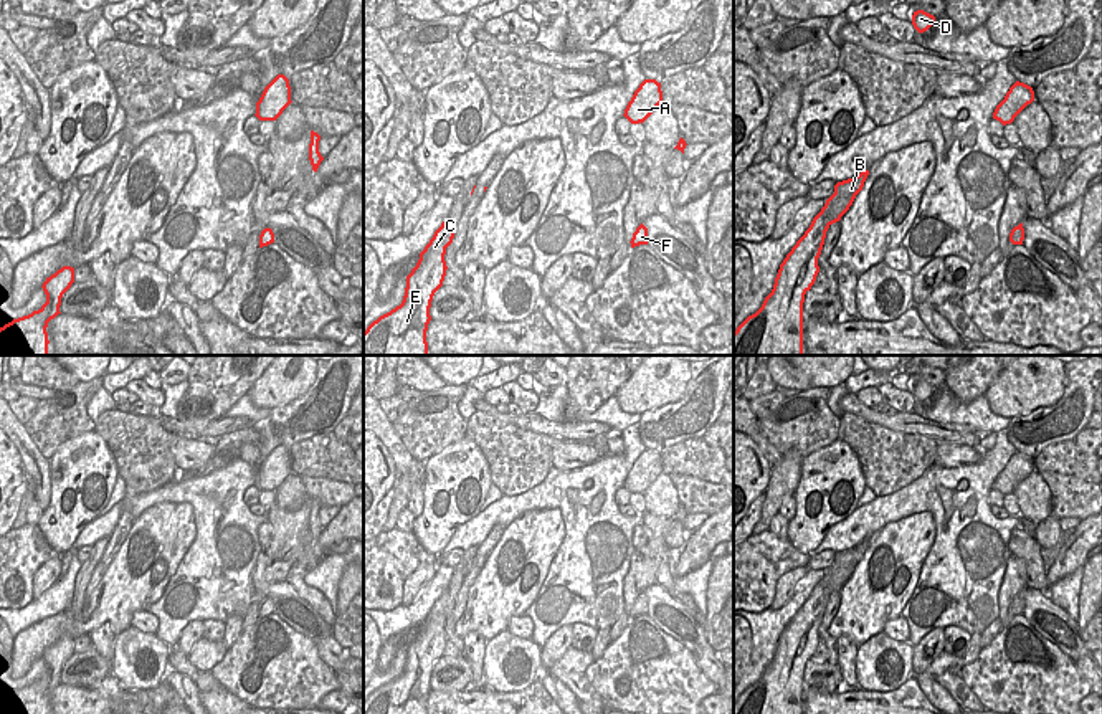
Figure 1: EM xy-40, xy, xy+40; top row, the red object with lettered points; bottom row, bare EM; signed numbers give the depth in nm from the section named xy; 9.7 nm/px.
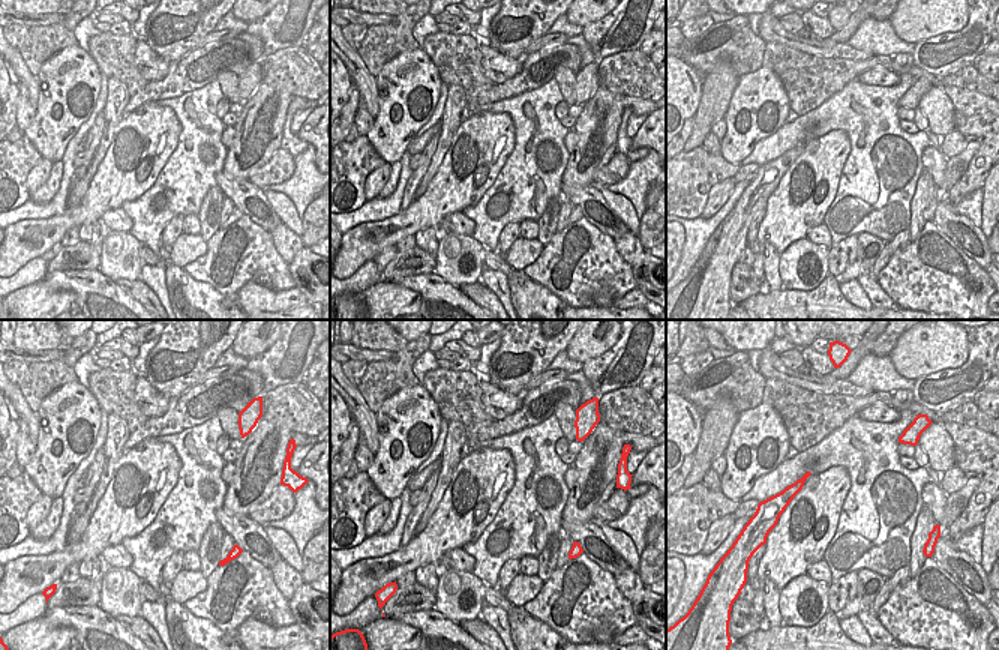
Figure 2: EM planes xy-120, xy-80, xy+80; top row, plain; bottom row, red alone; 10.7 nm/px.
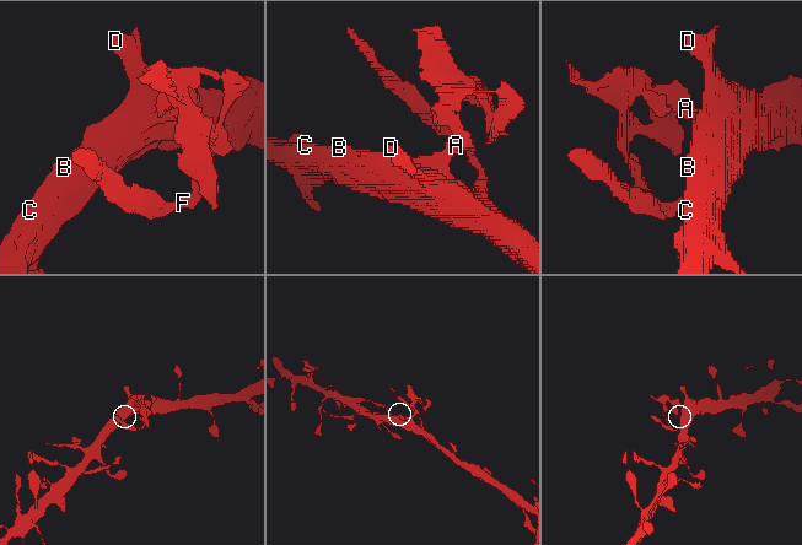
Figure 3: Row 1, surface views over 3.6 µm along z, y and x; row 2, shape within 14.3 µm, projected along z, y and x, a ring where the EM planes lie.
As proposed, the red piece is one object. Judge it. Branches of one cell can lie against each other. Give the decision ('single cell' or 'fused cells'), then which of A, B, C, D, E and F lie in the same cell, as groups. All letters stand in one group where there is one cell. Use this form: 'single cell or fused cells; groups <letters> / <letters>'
fused cells; groups A / B C D E F

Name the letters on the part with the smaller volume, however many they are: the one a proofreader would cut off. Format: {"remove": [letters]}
{"remove": ["A"]}

